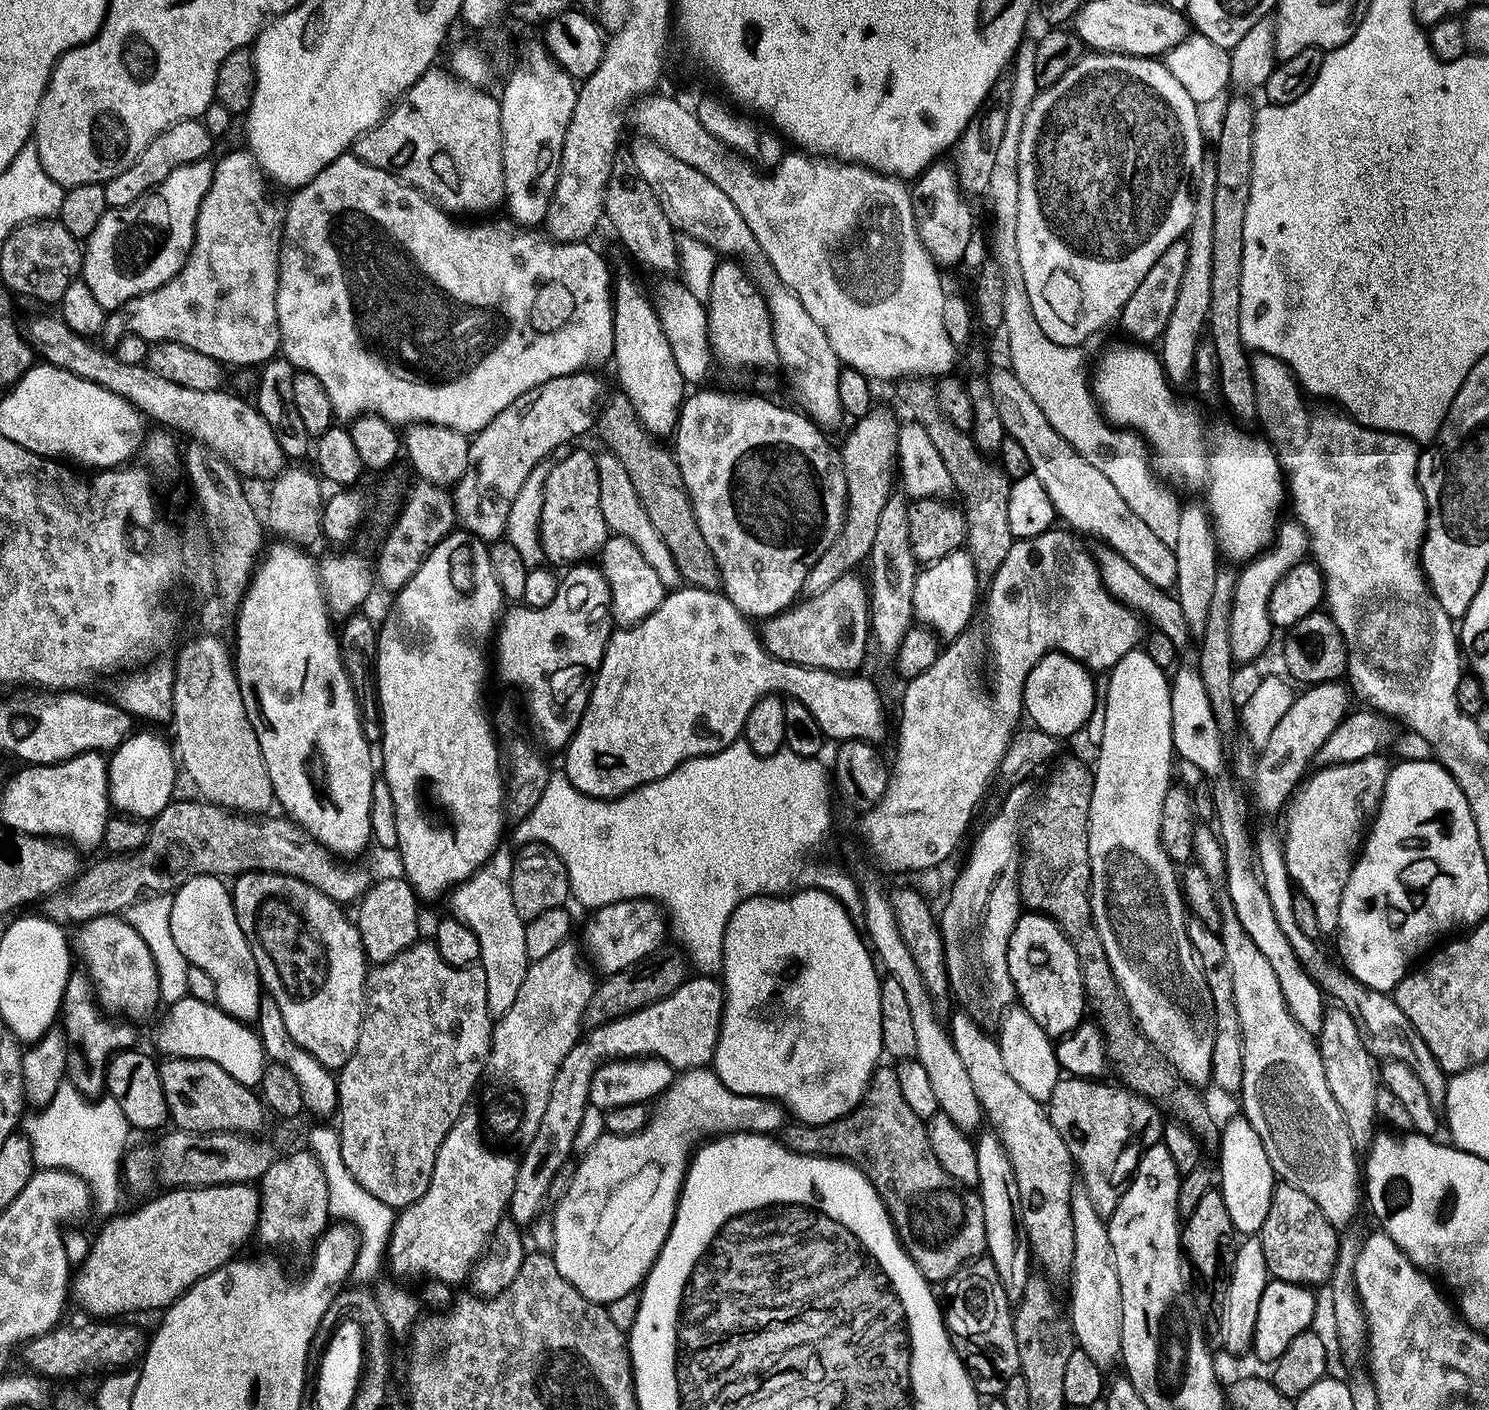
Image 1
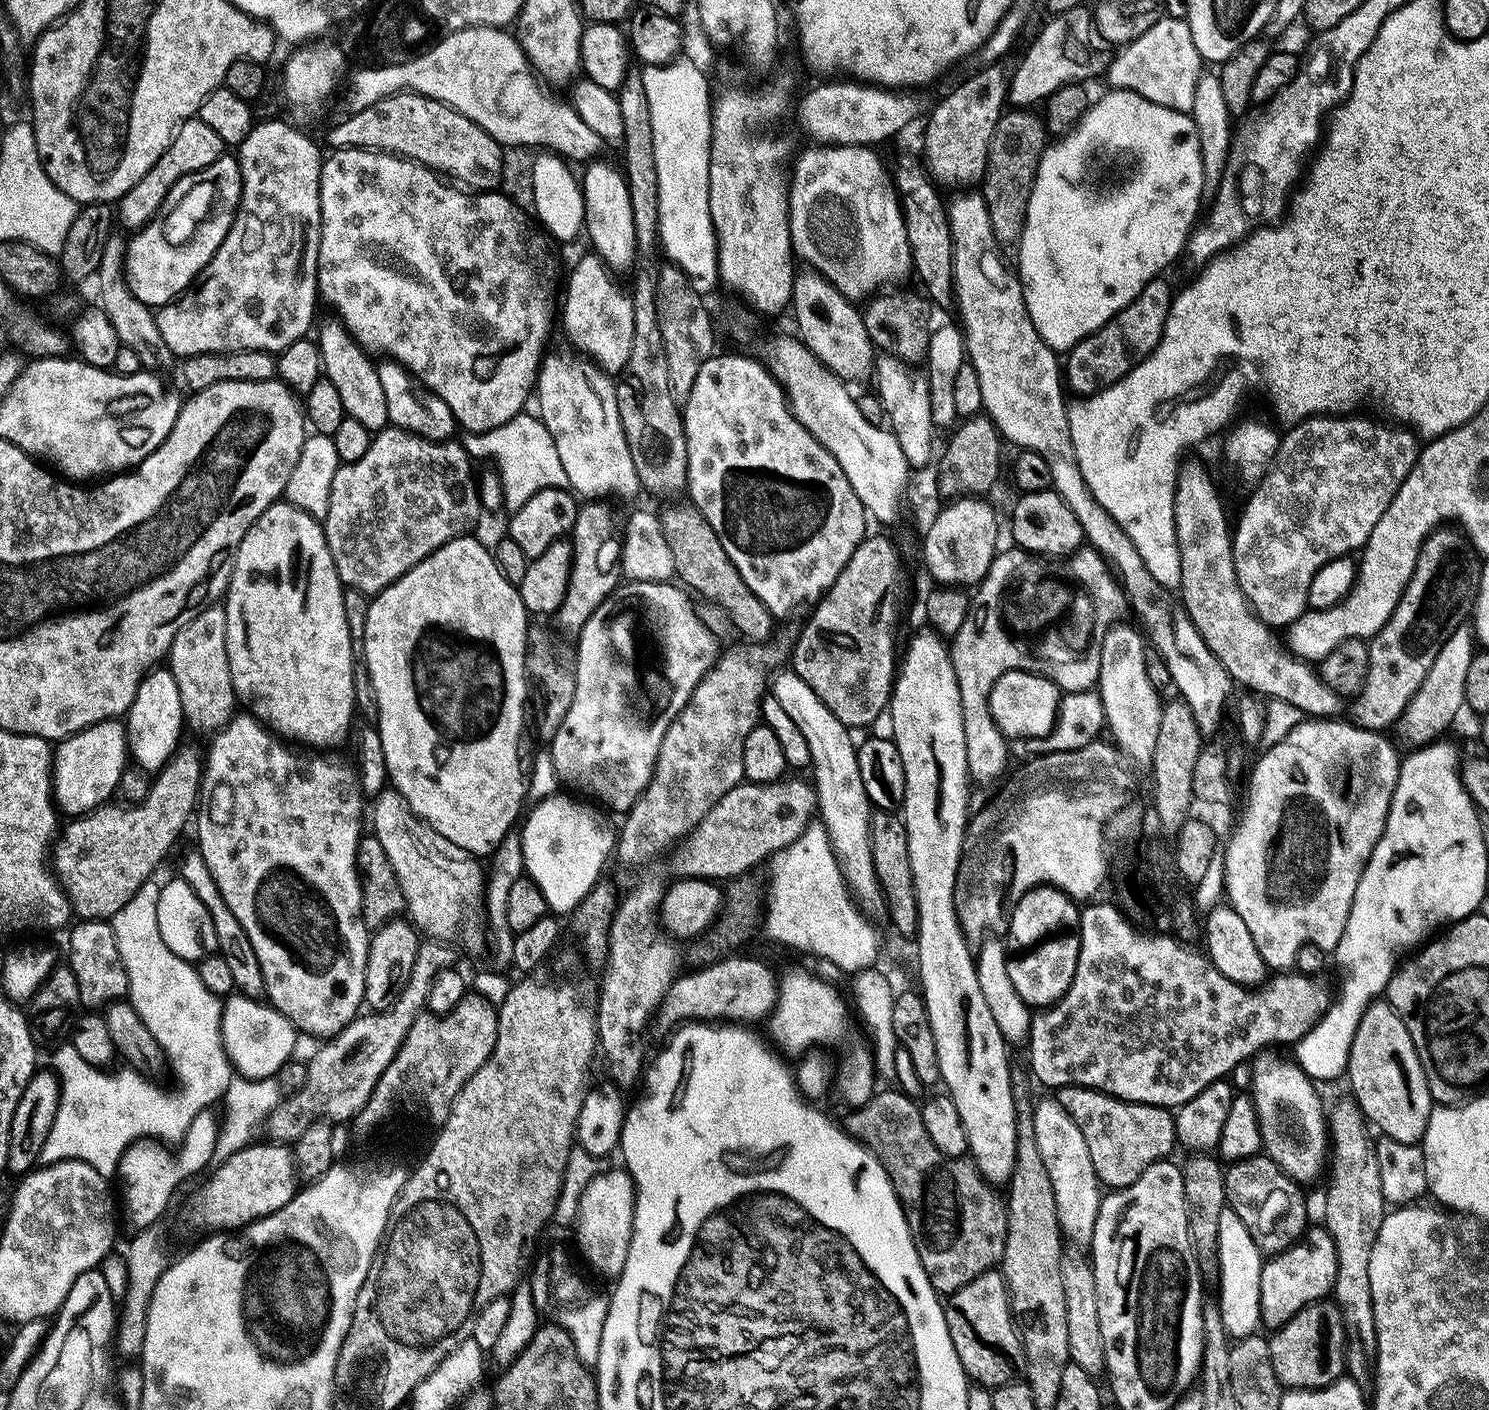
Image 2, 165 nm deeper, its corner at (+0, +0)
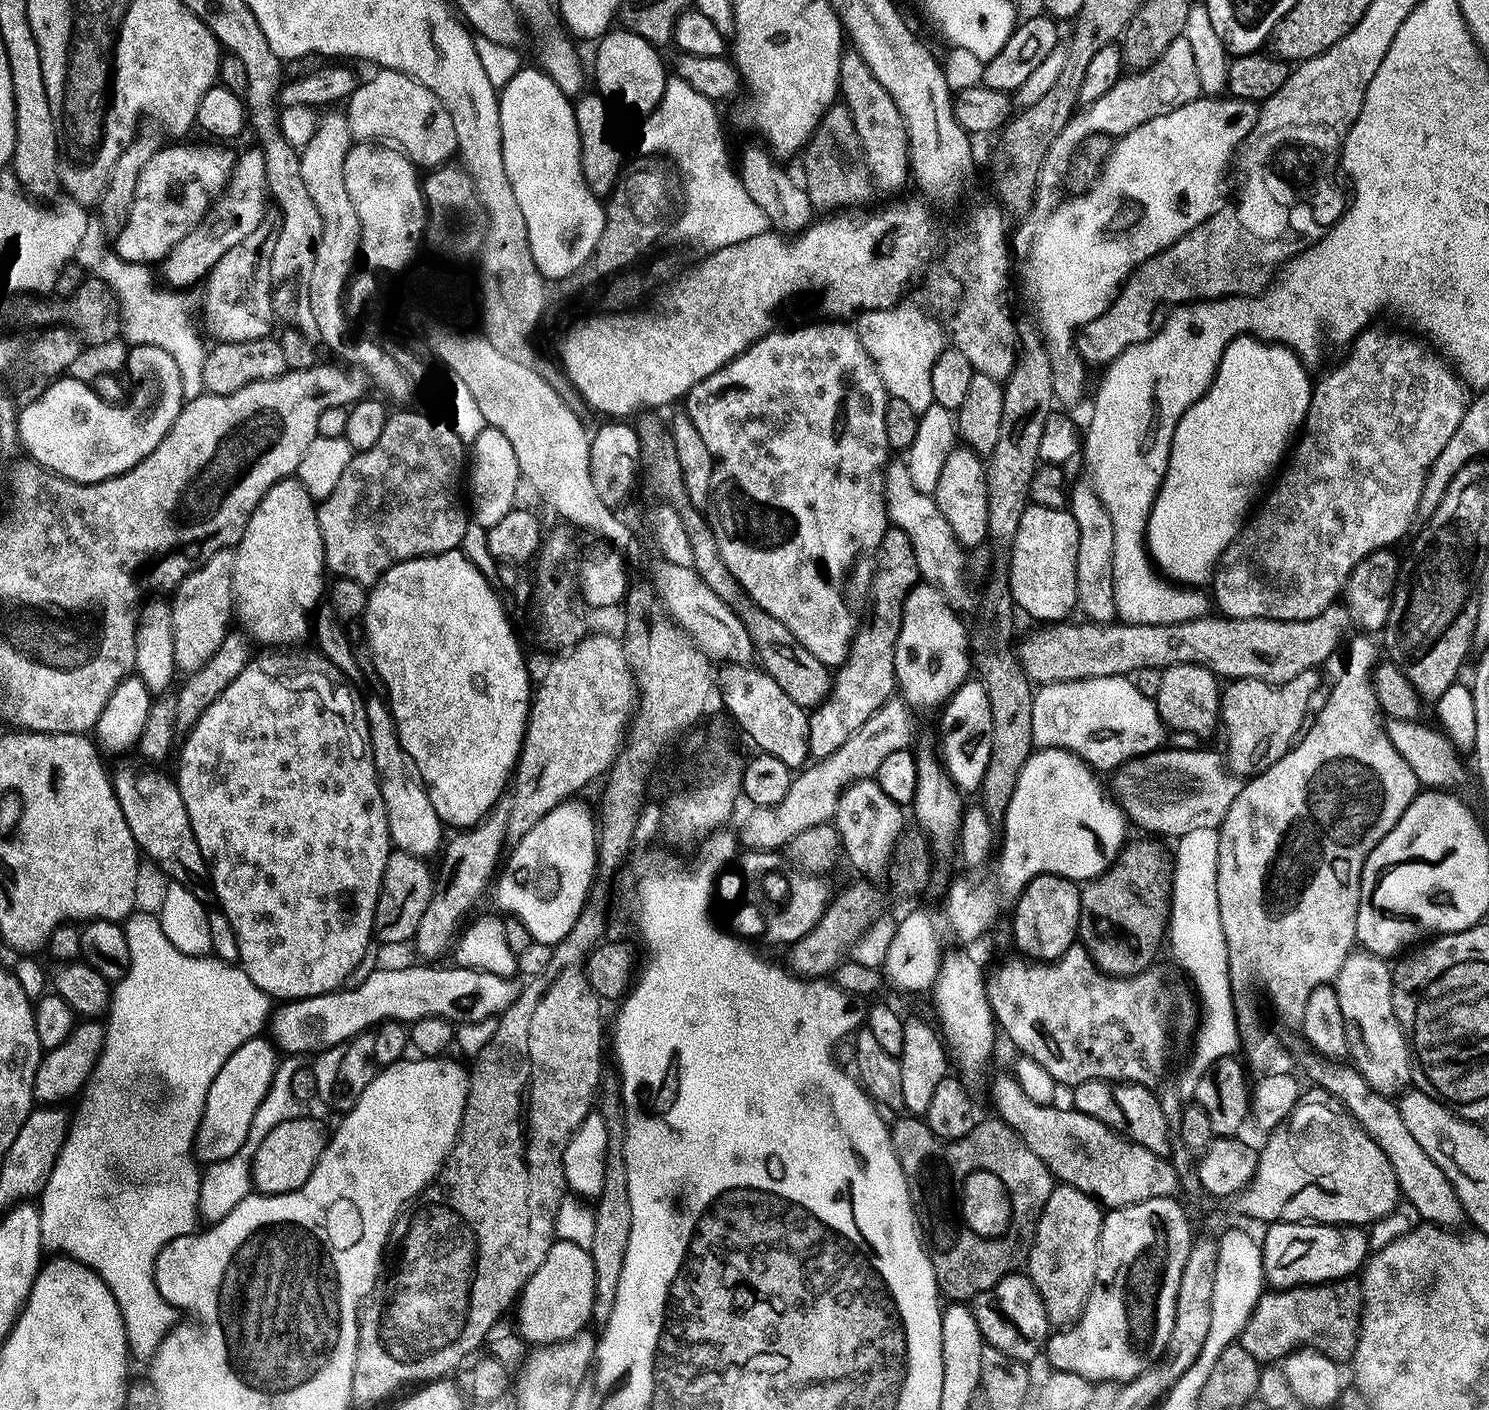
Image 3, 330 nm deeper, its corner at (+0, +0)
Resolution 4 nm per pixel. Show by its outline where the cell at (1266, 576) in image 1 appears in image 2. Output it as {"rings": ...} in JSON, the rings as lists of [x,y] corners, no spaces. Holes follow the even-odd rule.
{"rings":[[[1325,414],[1323,416],[1311,416],[1300,424],[1293,424],[1280,437],[1280,448],[1276,451],[1276,459],[1272,461],[1272,467],[1264,474],[1263,480],[1255,485],[1252,497],[1244,506],[1244,514],[1240,522],[1234,526],[1232,534],[1232,557],[1234,558],[1234,570],[1238,578],[1238,586],[1242,586],[1244,596],[1252,605],[1257,616],[1273,630],[1287,629],[1308,608],[1308,591],[1314,574],[1318,574],[1331,560],[1340,556],[1348,556],[1357,550],[1363,549],[1364,544],[1370,538],[1370,530],[1378,526],[1378,518],[1386,514],[1386,506],[1394,502],[1394,494],[1406,482],[1410,470],[1414,466],[1416,457],[1420,454],[1421,445],[1415,432],[1395,423],[1383,424],[1380,420],[1371,420],[1368,416],[1356,416],[1357,414]]]}

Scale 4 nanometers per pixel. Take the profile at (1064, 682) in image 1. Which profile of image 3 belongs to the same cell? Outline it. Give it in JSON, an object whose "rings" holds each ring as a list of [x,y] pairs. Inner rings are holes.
{"rings":[[[969,679],[947,701],[939,713],[940,748],[938,756],[949,780],[963,793],[975,793],[983,780],[989,760],[987,746],[991,726],[990,708],[984,685],[977,679]]]}

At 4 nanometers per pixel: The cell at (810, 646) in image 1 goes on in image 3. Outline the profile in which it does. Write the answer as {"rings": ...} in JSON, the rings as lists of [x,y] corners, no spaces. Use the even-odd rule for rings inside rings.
{"rings":[[[889,527],[876,554],[872,617],[870,612],[856,629],[847,658],[831,677],[831,691],[821,704],[811,709],[808,717],[808,755],[813,761],[834,754],[834,750],[838,750],[838,746],[842,746],[842,742],[846,742],[846,738],[850,738],[850,734],[854,734],[854,730],[874,714],[874,710],[893,699],[897,691],[894,650],[902,626],[904,603],[912,588],[919,583],[920,571],[910,538],[906,538],[902,530]]]}

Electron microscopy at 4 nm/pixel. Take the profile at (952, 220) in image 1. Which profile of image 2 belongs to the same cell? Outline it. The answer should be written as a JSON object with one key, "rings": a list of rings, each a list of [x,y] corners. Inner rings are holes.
{"rings":[[[1003,63],[980,66],[973,76],[968,76],[953,92],[948,92],[936,104],[936,109],[928,116],[928,125],[924,128],[924,152],[922,160],[937,185],[945,184],[952,190],[968,190],[979,185],[984,178],[990,138],[994,134],[994,126],[998,126],[1008,99],[1009,69],[1003,68]]]}

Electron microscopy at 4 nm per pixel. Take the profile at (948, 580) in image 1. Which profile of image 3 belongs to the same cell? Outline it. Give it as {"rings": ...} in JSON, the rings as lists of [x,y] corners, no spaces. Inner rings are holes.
{"rings":[[[956,446],[946,458],[939,475],[934,499],[942,518],[950,522],[954,538],[966,550],[978,547],[987,541],[987,494],[985,461],[967,446]]]}

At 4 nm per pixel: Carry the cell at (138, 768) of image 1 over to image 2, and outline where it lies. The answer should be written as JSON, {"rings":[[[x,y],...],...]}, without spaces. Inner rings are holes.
{"rings":[[[167,666],[153,667],[138,686],[138,694],[134,694],[134,702],[126,713],[128,751],[135,767],[149,774],[159,772],[180,747],[180,730],[185,726],[182,698],[178,694],[178,682],[174,682],[174,674]]]}

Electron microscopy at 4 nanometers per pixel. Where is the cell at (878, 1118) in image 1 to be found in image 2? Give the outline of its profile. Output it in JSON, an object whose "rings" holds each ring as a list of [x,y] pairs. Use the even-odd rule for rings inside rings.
{"rings":[[[901,1090],[893,1091],[877,1091],[865,1104],[853,1107],[849,1111],[852,1113],[842,1120],[842,1127],[852,1139],[873,1152],[886,1170],[896,1196],[900,1199],[908,1229],[916,1243],[918,1258],[930,1278],[932,1289],[937,1294],[951,1294],[966,1286],[966,1282],[978,1278],[978,1274],[991,1272],[1001,1263],[1007,1238],[1006,1200],[1001,1193],[1000,1196],[996,1193],[999,1191],[985,1180],[971,1159],[944,1156],[942,1150],[930,1142],[926,1126],[922,1126],[920,1104]]]}

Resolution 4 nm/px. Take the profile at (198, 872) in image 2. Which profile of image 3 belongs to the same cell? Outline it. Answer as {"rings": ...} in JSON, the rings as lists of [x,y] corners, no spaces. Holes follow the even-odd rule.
{"rings":[[[124,764],[117,772],[111,773],[112,788],[137,848],[169,876],[169,881],[195,890],[199,900],[207,901],[210,896],[210,869],[198,850],[198,842],[194,838],[194,830],[190,826],[190,818],[175,779],[171,775],[163,776],[160,770],[140,768]]]}

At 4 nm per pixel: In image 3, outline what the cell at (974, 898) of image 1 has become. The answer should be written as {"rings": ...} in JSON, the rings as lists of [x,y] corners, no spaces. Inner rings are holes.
{"rings":[[[1171,746],[1165,747],[1158,752],[1151,752],[1148,756],[1135,756],[1132,760],[1127,760],[1127,762],[1115,769],[1114,776],[1116,776],[1116,796],[1114,794],[1114,800],[1120,811],[1124,813],[1131,823],[1133,820],[1138,827],[1145,828],[1148,831],[1145,833],[1155,834],[1157,837],[1172,836],[1172,838],[1179,838],[1184,834],[1190,833],[1190,830],[1205,829],[1207,827],[1219,829],[1221,822],[1224,820],[1226,810],[1230,810],[1230,802],[1234,802],[1234,798],[1239,794],[1242,787],[1241,781],[1228,771],[1225,757],[1221,753],[1219,756],[1216,752],[1187,752],[1184,748],[1171,748]]]}

